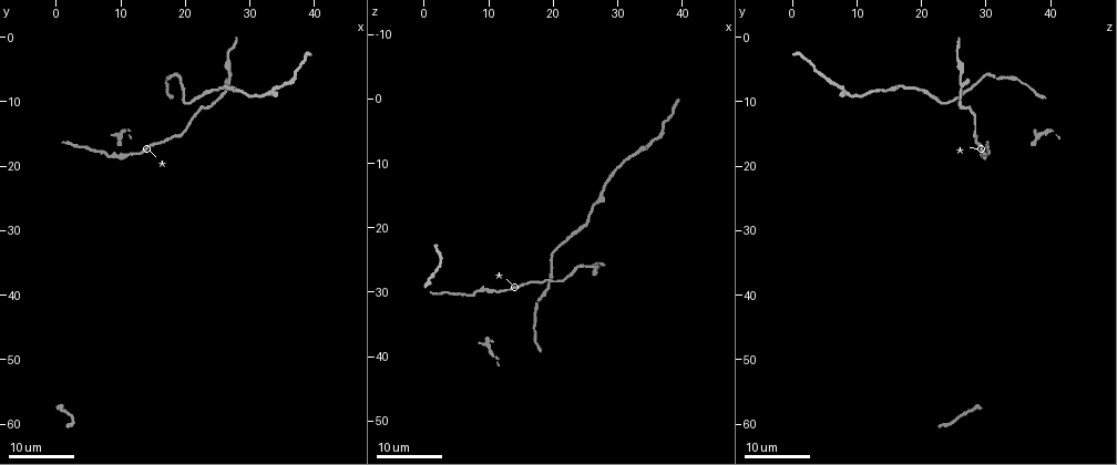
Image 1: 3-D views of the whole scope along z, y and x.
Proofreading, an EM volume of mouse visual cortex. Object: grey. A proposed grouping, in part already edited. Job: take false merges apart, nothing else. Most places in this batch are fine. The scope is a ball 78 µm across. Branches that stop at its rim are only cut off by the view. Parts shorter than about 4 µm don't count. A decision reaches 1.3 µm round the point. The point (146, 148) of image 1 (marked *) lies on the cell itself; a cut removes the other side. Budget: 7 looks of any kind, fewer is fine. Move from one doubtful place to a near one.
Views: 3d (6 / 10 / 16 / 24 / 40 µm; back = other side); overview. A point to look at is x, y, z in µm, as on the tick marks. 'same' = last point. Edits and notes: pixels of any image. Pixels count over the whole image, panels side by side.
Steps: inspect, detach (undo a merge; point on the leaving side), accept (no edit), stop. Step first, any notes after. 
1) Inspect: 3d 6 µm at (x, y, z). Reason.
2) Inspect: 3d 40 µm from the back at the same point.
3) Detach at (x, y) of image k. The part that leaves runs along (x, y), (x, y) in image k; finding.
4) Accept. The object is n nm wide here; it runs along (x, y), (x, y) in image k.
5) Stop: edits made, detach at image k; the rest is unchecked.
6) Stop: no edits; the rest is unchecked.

Inspect: 3d 16 µm at (22.0, 11.0, 27.5).

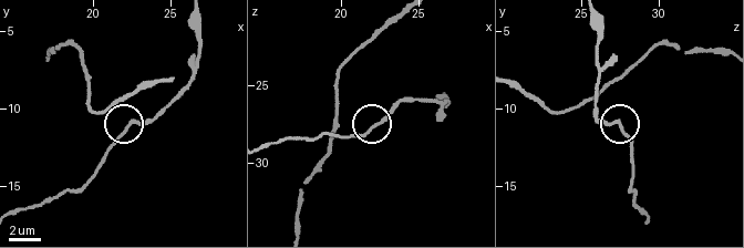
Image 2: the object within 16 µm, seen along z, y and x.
Inspect: 3d 10 µm at (22.4, 11.0, 27.4).

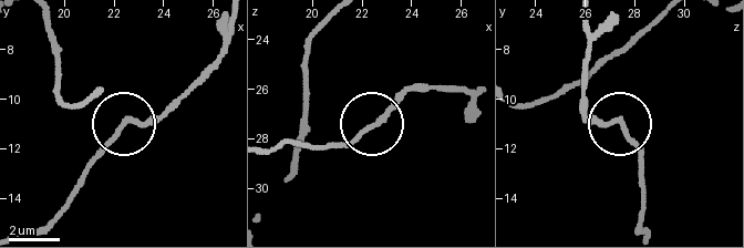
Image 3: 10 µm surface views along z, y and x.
Accept. It runs along (44, 226), (121, 123), (163, 116) in image 3; all the same cell.

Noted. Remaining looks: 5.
Inspect: 3d 24 µm at (21.0, 10.5, 23.0). Thick turns thin.

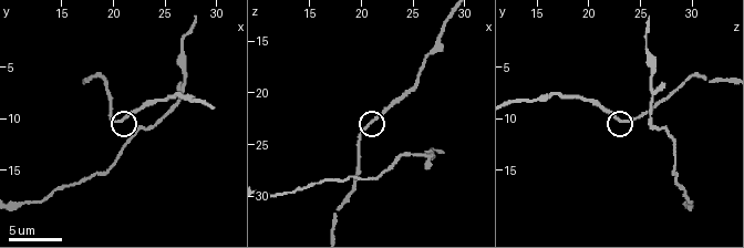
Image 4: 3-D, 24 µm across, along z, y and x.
Inspect: 3d 10 µm at (20.8, 10.2, 23.0).

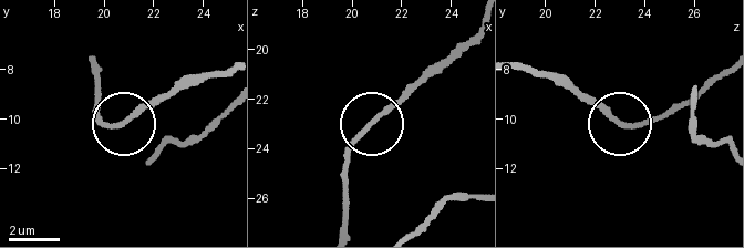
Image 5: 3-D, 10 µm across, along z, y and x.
Accept. Continuous, no second cell.

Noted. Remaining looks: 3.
Inspect: 3d 10 µm at (27.4, 8.0, 15.0). Thick turns thin.

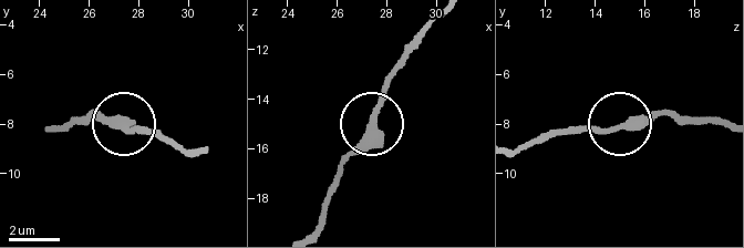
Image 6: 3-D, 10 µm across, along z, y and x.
Accept. The object is 290 nm wide here; continuous, no second cell.

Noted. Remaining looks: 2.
Inspect: 3d 10 µm at (27.0, 6.2, 26.0).

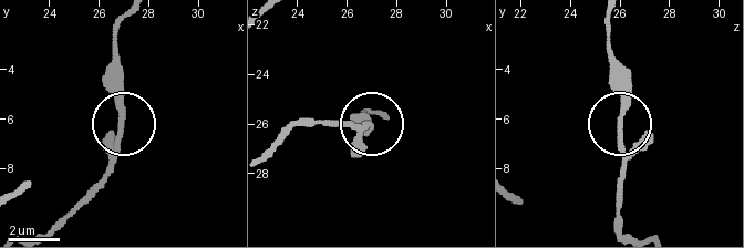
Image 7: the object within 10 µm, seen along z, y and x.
Accept. It runs along (621, 227), (619, 183), (626, 157), (619, 138), (619, 64) in image 7; one cell here.

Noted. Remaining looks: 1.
Stop: no edits; the rest is unchecked.

